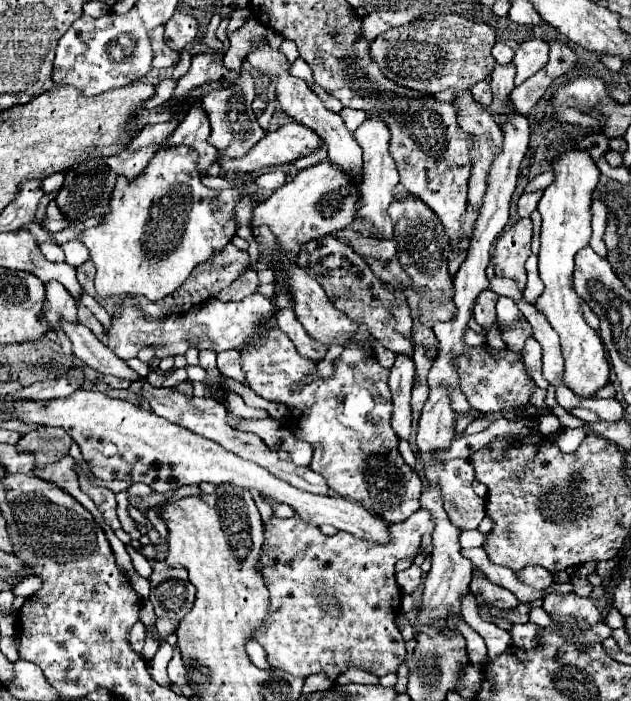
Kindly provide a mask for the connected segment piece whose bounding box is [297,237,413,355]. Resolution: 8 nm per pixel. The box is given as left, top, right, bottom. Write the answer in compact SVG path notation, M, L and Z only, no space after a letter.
M323 237L323 239L309 241L299 251L297 265L303 267L311 277L315 277L319 281L319 285L325 289L327 297L333 301L333 305L339 311L343 311L353 321L363 323L385 349L389 349L393 353L403 353L403 355L413 353L411 341L405 339L403 335L395 333L395 329L393 329L395 325L393 325L391 313L389 313L389 309L393 305L393 297L383 287L383 283L373 275L369 265L349 245L341 243L335 237Z

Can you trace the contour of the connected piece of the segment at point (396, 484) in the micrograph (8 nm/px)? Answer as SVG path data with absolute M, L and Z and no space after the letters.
M273 327L263 345L241 351L241 365L257 395L289 407L291 433L313 445L309 467L323 475L335 493L359 501L387 523L401 523L419 511L423 483L397 451L397 433L391 427L389 369L381 367L377 359L365 359L365 351L351 345L335 359L335 371L329 379L303 385L303 377L315 373L317 363L303 359L287 335Z

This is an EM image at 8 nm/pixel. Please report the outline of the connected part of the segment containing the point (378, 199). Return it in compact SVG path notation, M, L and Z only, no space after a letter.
M367 117L359 129L355 131L355 139L363 149L363 183L361 183L361 193L363 193L363 207L359 209L363 219L369 219L377 227L377 237L387 239L393 235L393 225L387 215L387 207L393 201L393 187L399 183L399 173L395 169L393 157L389 155L389 139L391 131L389 127L377 119L377 117Z

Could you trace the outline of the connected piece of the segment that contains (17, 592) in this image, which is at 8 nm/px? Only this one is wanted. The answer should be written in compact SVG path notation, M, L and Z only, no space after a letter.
M32 576L24 579L12 590L12 593L15 597L29 597L33 595L33 593L37 592L42 587L42 584L41 579Z

